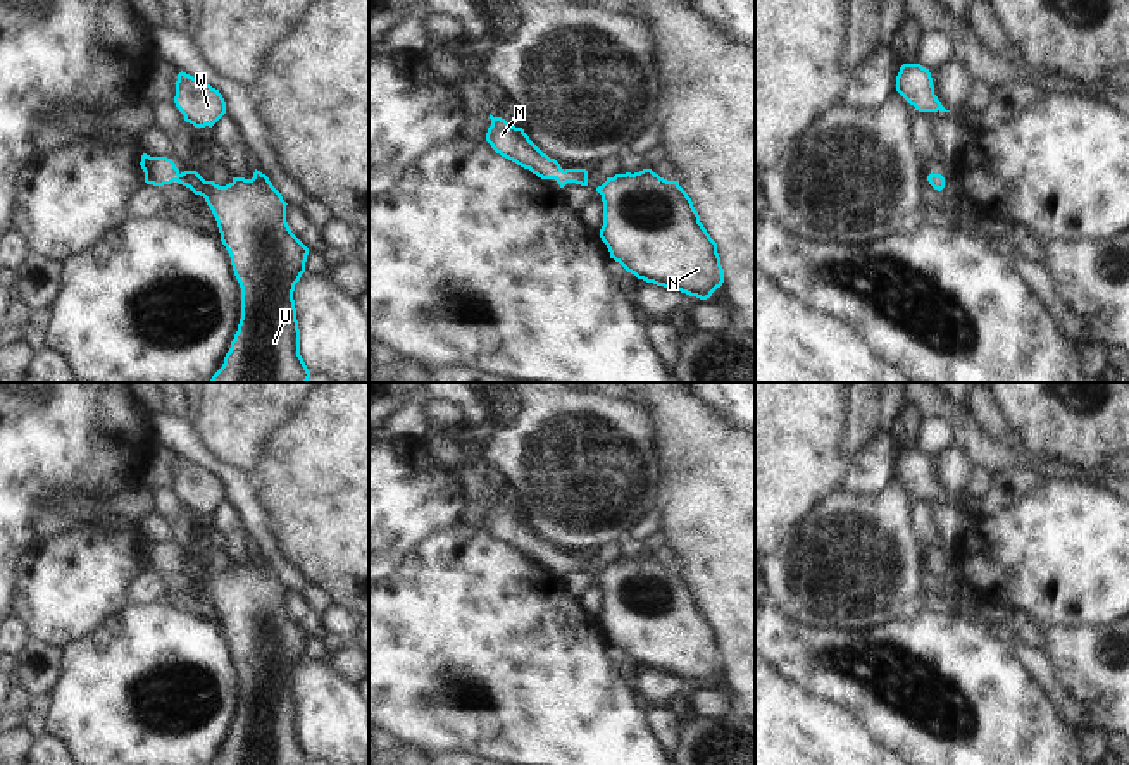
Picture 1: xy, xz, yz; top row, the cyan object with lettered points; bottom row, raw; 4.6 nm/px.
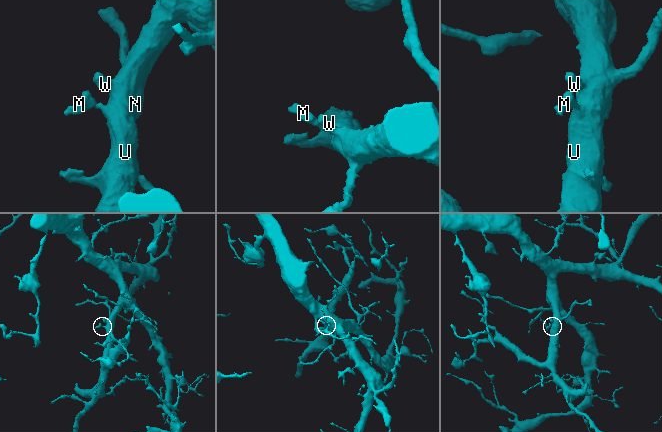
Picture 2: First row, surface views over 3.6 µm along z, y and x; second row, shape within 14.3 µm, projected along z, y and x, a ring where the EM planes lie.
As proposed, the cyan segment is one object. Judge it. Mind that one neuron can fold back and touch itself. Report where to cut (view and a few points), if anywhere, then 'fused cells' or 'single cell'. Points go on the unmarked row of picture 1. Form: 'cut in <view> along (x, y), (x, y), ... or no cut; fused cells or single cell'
no cut; single cell

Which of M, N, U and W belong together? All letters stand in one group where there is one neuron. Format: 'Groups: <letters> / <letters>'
Groups: M N U W

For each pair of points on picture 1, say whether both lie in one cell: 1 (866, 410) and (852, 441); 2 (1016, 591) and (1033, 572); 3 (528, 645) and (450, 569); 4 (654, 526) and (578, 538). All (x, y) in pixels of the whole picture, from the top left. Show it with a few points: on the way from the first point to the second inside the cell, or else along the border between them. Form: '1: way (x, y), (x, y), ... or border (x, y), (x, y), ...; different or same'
1: way (864, 417), (857, 435); same
2: way (1021, 586), (1028, 578); same
3: way (509, 628), (469, 588); same
4: border (657, 509), (633, 529), (629, 538); different

